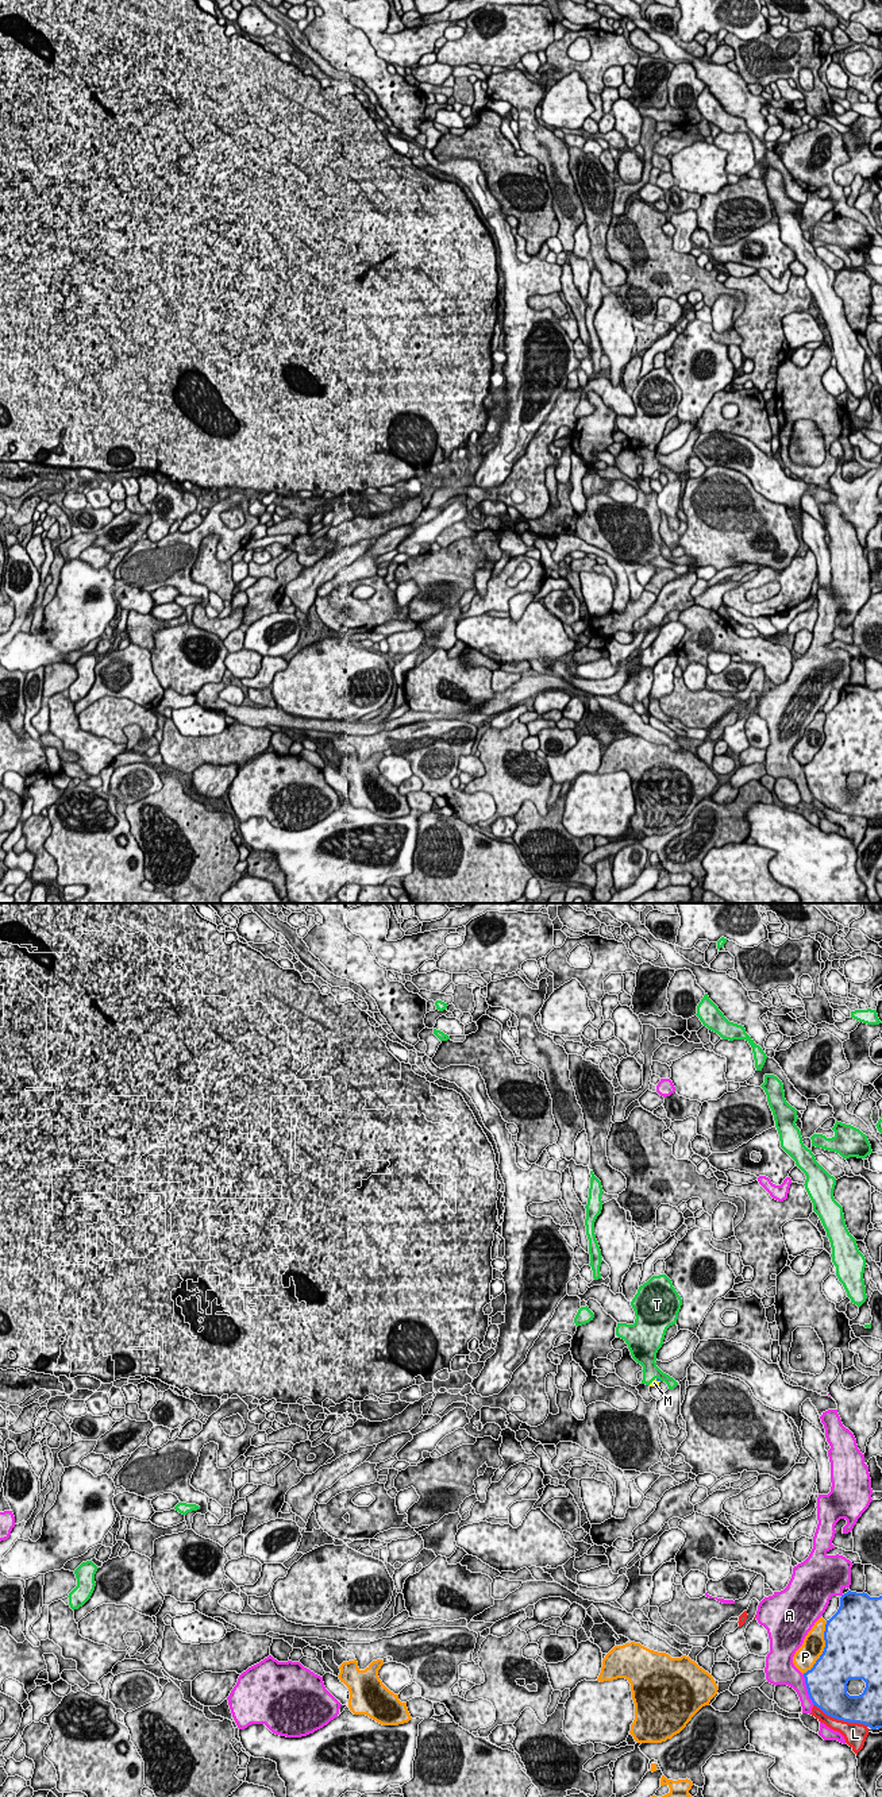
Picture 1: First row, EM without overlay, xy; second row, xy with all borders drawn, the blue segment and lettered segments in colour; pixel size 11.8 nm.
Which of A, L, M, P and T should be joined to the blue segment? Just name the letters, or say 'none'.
M

